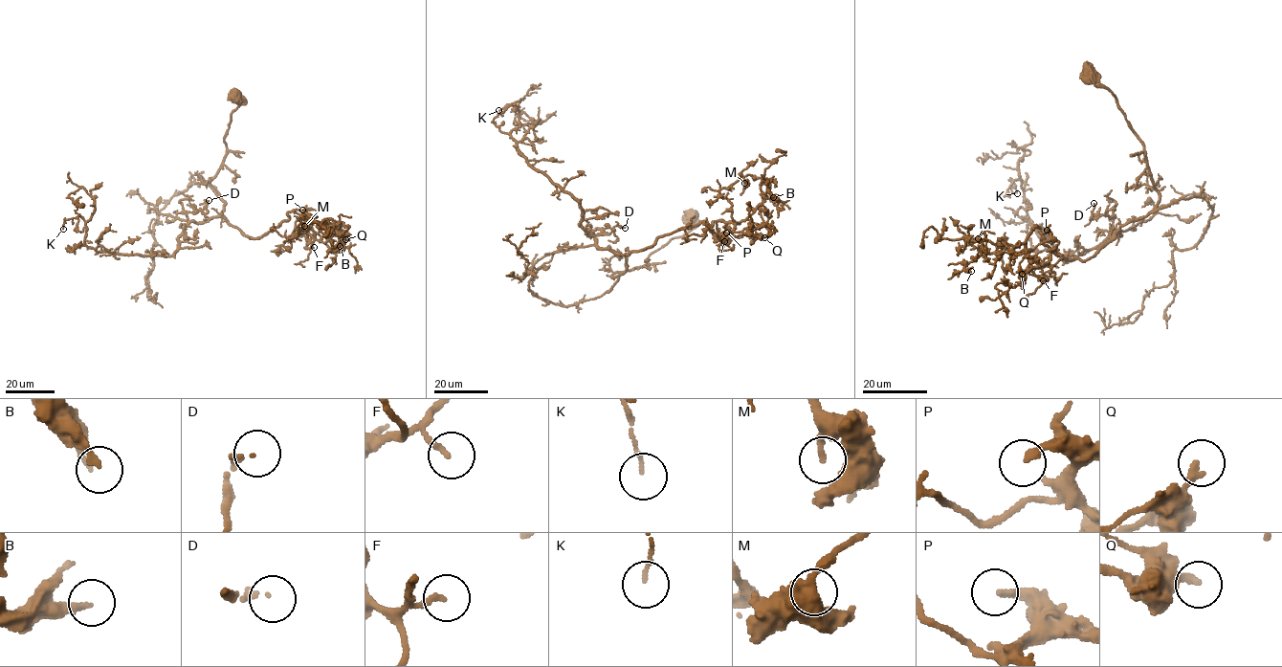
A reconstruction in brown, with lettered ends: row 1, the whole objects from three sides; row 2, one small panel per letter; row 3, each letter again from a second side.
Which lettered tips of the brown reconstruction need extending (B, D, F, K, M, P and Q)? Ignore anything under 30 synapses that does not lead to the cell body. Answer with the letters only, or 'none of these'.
none of these

